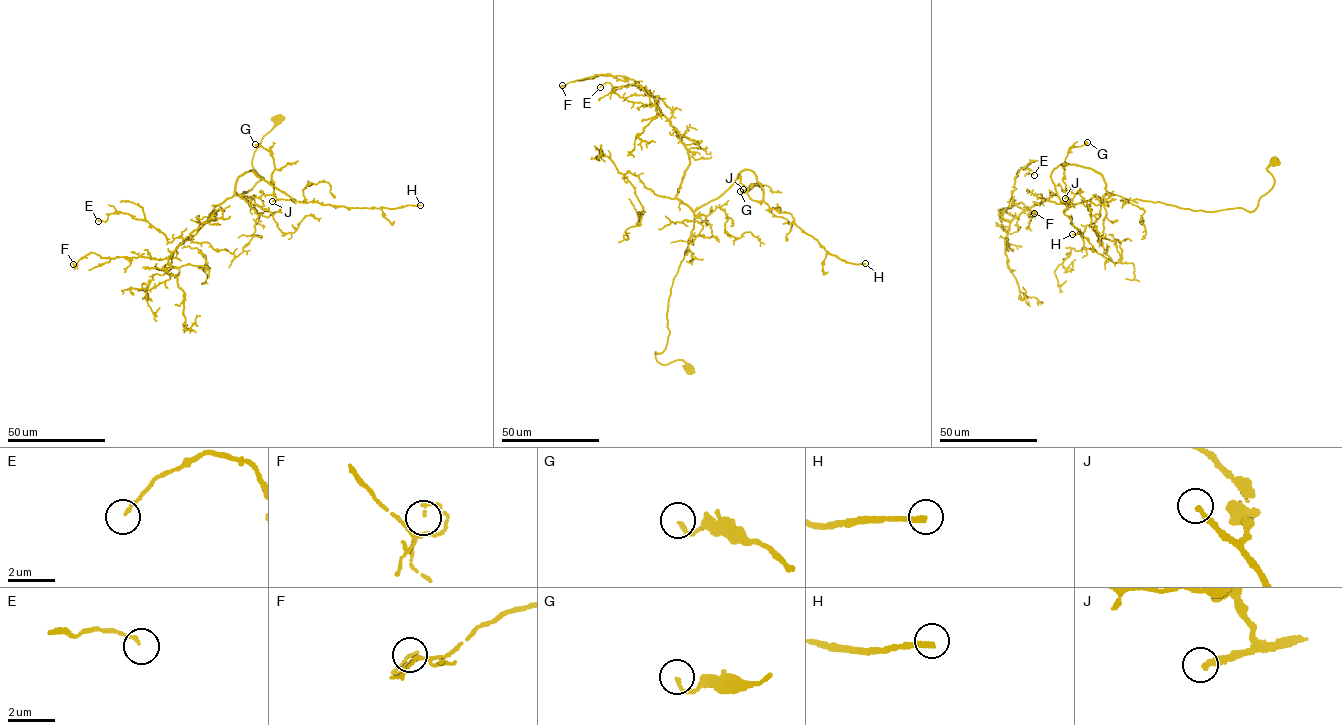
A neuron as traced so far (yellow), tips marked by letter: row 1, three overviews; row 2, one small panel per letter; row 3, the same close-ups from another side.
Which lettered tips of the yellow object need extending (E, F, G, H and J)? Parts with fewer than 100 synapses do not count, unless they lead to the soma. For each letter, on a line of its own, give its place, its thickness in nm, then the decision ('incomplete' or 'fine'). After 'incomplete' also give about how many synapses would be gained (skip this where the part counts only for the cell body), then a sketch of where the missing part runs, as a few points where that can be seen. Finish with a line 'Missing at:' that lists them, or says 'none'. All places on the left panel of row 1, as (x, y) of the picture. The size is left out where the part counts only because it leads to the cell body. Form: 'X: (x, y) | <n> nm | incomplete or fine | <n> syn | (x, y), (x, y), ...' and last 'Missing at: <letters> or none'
E: (98, 221) | 130 nm | fine
F: (73, 264) | 120 nm | fine
G: (255, 144) | 140 nm | fine
H: (420, 205) | 240 nm | incomplete | 140 syn
J: (272, 201) | 240 nm | incomplete | 250 syn | (272, 201), (245, 212), (234, 222), (221, 222), (205, 235), (189, 258), (189, 269), (170, 291), (182, 318)
Missing at: H, J

